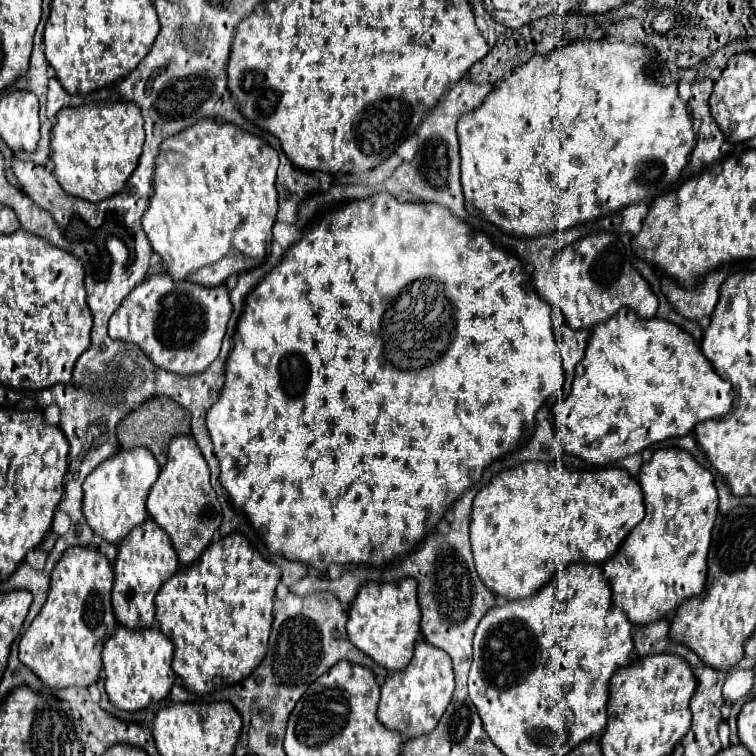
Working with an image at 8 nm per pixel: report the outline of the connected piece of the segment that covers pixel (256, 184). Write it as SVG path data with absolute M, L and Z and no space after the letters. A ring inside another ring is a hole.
M200 119L196 125L190 125L162 143L156 159L154 195L142 215L142 229L174 281L186 279L204 287L216 287L232 273L244 273L264 261L278 211L276 169L278 151L232 123Z

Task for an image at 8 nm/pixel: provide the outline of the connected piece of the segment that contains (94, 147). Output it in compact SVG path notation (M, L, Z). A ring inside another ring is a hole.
M98 101L80 107L64 107L58 111L58 123L52 129L52 161L54 175L68 195L86 201L102 201L116 195L138 165L144 123L136 103Z

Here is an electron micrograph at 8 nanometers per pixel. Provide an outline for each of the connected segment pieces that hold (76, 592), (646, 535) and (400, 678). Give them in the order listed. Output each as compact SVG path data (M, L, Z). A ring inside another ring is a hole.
M72 547L52 569L48 601L20 639L20 661L46 687L90 687L102 675L102 643L118 627L110 593L112 567L108 559L90 547Z
M676 447L656 449L652 459L640 469L640 485L644 493L646 517L636 525L636 529L626 537L622 547L614 557L602 563L602 571L612 587L612 599L624 609L630 623L646 625L674 611L686 599L696 597L706 587L706 557L712 539L712 527L718 515L718 493L710 471L700 467L694 457Z
M418 641L410 665L386 677L386 683L380 689L376 715L380 723L384 723L392 731L398 731L404 737L420 737L430 733L438 725L442 713L450 703L452 691L454 691L454 671L448 653L440 651L438 647L426 641Z

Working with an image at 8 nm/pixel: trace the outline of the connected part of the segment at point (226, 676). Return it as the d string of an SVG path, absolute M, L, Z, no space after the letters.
M230 533L214 543L210 543L206 547L206 551L202 553L200 561L196 561L194 565L190 567L182 567L176 575L172 575L158 591L156 595L156 621L158 621L158 627L160 631L172 639L174 643L174 663L172 663L172 669L178 677L182 677L182 681L186 683L186 689L190 693L196 693L196 695L206 695L206 693L212 693L212 691L218 691L222 687L228 687L228 685L234 685L238 681L242 681L244 677L248 677L252 673L252 669L256 665L260 665L260 661L266 657L266 649L268 649L268 637L270 637L270 625L272 625L272 601L274 601L274 589L280 581L280 567L276 563L270 563L266 561L250 543L248 539L242 535L242 533Z

